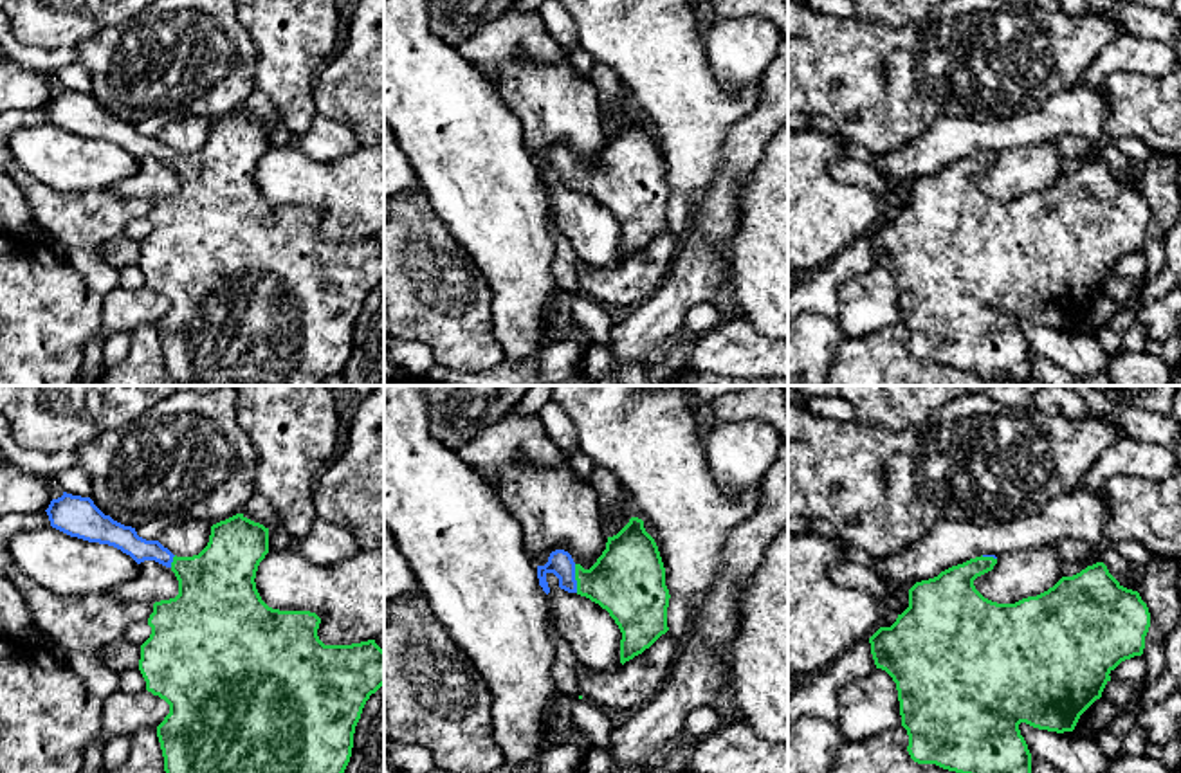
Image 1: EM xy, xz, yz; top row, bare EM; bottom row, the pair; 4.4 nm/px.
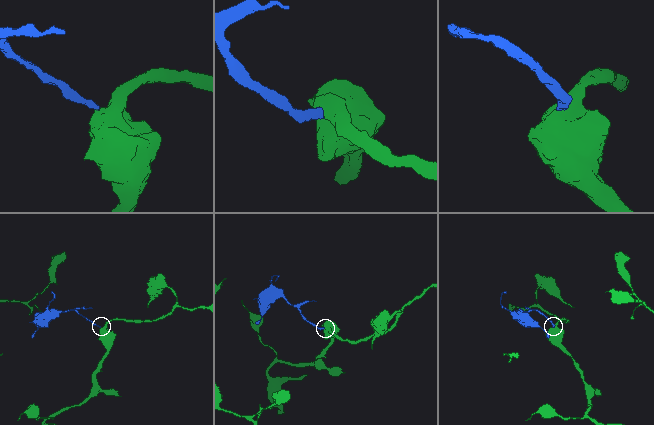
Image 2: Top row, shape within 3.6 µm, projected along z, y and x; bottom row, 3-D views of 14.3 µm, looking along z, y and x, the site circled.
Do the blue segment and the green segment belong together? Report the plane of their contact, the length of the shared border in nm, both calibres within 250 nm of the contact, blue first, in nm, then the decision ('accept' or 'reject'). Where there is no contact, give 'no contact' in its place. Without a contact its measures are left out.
meets blue in xz; contact 130 nm long; 110 nm thick on the blue side, 320 nm on the other; accept

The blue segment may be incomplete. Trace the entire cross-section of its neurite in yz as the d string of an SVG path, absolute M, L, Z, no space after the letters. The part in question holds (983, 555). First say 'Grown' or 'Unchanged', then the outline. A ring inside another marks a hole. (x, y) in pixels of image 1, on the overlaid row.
Grown. M981 555L916 582L909 589L909 607L891 627L871 638L876 668L896 683L902 726L907 730L911 759L956 773L1031 773L1031 753L1019 724L1048 732L1073 732L1080 715L1102 697L1111 672L1125 659L1141 656L1150 627L1150 613L1138 591L1123 587L1103 562L1062 577L1048 591L1015 604L984 598L974 580L993 569L995 555Z

